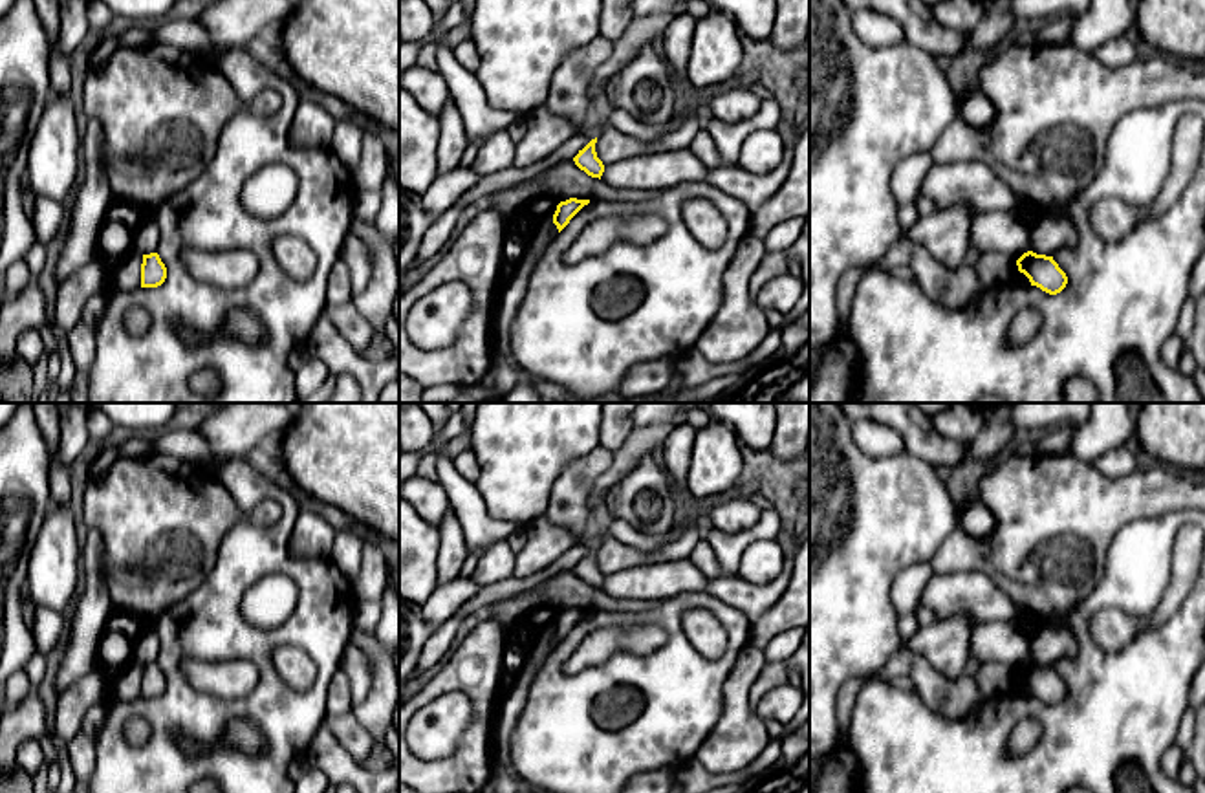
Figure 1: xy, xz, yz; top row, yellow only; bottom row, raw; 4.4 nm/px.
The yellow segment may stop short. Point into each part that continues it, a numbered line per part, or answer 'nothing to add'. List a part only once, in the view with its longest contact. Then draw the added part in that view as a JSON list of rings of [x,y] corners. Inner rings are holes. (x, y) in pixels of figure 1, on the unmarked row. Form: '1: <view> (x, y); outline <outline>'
nothing to add

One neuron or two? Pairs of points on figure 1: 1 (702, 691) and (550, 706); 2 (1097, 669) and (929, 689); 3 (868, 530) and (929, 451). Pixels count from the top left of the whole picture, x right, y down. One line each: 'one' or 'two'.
1: one
2: two
3: two

